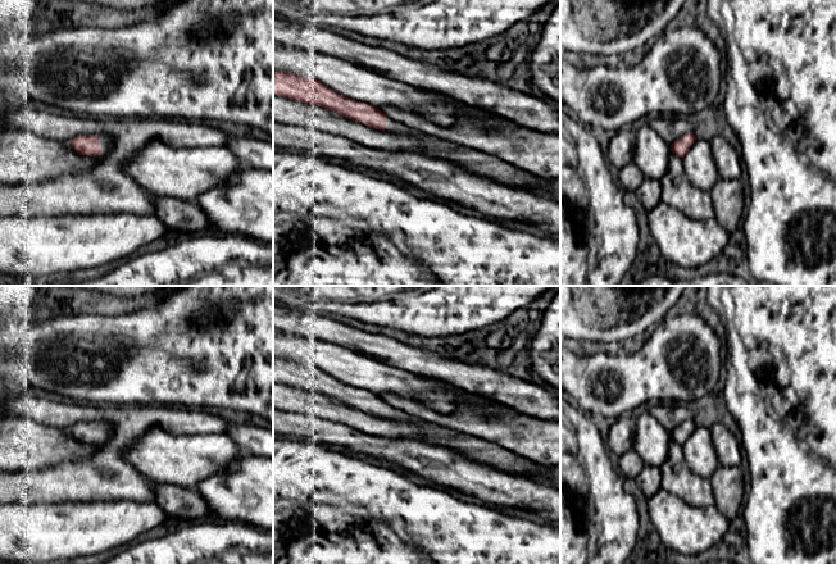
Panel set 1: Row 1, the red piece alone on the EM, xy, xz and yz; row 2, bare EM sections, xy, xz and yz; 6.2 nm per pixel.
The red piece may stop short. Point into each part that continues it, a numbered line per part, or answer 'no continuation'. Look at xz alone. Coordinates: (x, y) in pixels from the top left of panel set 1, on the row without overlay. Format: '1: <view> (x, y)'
1: xz (395, 414)

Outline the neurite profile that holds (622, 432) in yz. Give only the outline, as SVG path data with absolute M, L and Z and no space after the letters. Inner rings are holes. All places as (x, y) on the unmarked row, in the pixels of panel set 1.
M626 414L614 419L609 431L609 447L613 454L622 456L633 449L636 419Z

